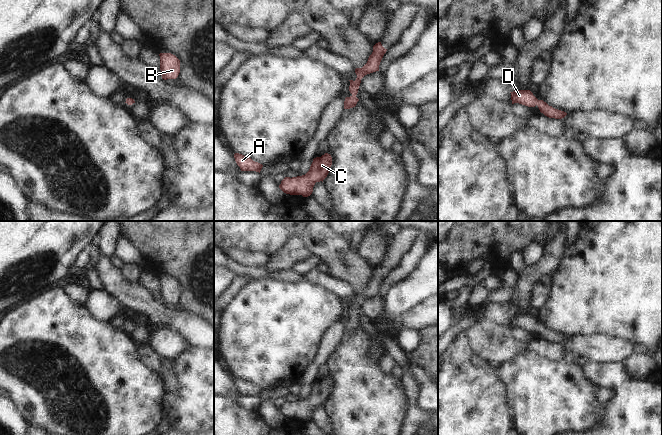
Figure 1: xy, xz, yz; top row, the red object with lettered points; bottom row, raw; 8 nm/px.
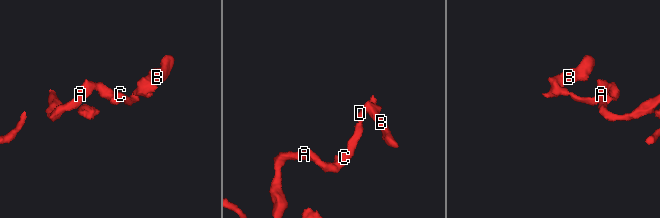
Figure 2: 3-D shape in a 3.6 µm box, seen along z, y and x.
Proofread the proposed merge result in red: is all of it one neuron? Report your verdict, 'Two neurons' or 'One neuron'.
One neuron

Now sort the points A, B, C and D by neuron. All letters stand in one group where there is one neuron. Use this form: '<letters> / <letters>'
A B C D

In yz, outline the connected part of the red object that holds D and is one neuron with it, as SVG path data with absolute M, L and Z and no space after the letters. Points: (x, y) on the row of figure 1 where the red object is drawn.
M516 90L511 93L512 104L519 103L528 107L538 106L541 113L549 118L562 119L567 113L549 106L543 100L538 100L530 90Z

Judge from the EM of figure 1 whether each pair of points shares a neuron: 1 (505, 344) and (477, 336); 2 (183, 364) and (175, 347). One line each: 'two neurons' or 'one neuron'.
1: one neuron
2: two neurons

